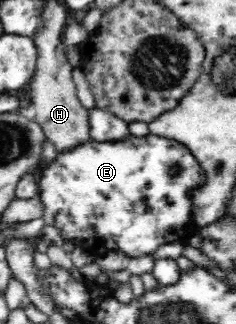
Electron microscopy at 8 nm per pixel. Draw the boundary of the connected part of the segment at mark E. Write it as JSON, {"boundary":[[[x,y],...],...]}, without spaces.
{"boundary":[[[149,133],[147,136],[129,135],[118,141],[77,143],[58,151],[52,161],[44,162],[37,174],[38,194],[43,204],[43,222],[59,230],[64,242],[87,248],[89,252],[125,252],[128,258],[149,256],[165,244],[181,242],[197,231],[194,224],[194,198],[207,185],[207,173],[201,161],[185,143],[177,139]]]}

